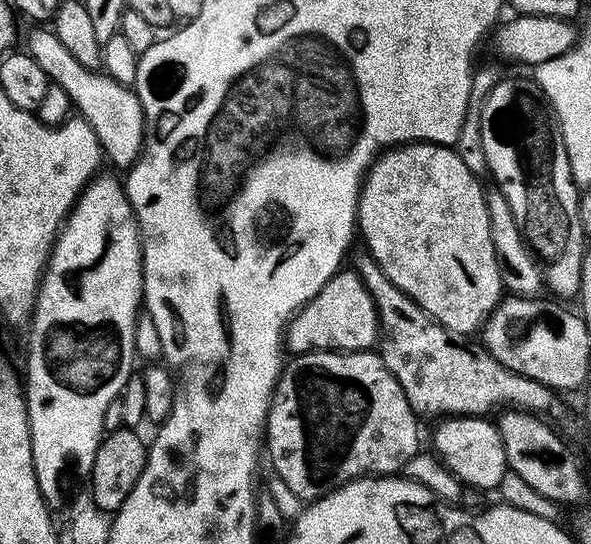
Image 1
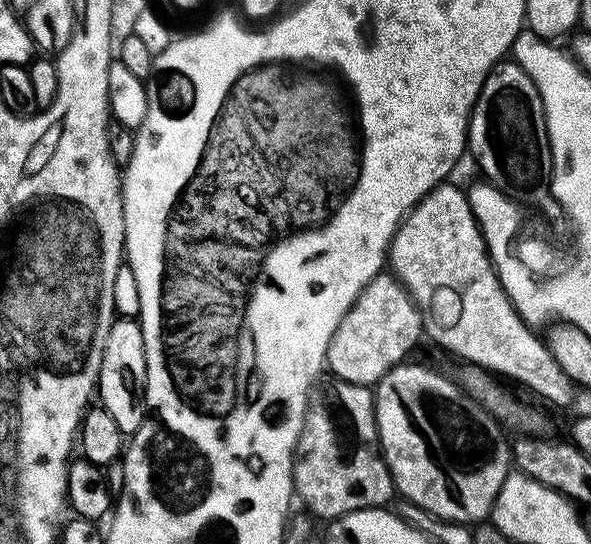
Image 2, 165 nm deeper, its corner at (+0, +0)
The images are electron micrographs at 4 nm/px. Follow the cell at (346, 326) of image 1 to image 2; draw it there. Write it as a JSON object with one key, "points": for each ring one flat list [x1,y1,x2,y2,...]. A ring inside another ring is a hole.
{"points":[[381,272,368,283,343,316,331,339,325,363,339,380,374,386,401,363,423,337,423,320,412,297,393,273]]}

